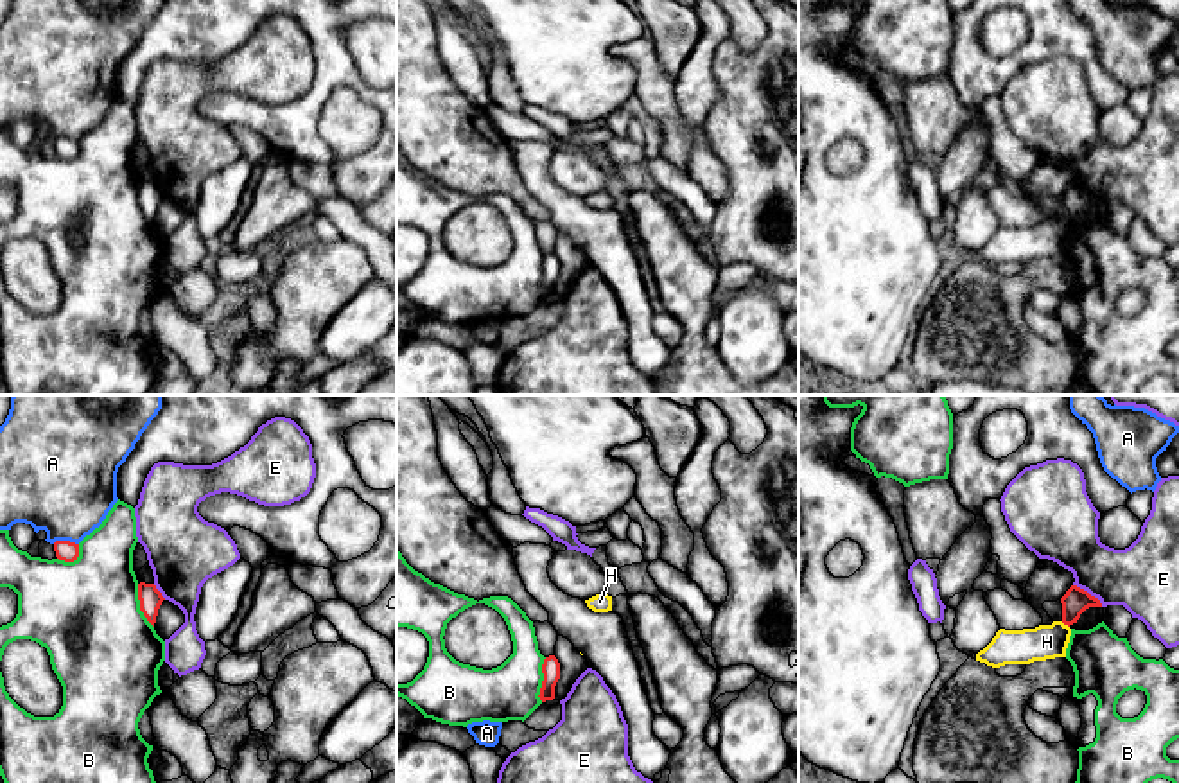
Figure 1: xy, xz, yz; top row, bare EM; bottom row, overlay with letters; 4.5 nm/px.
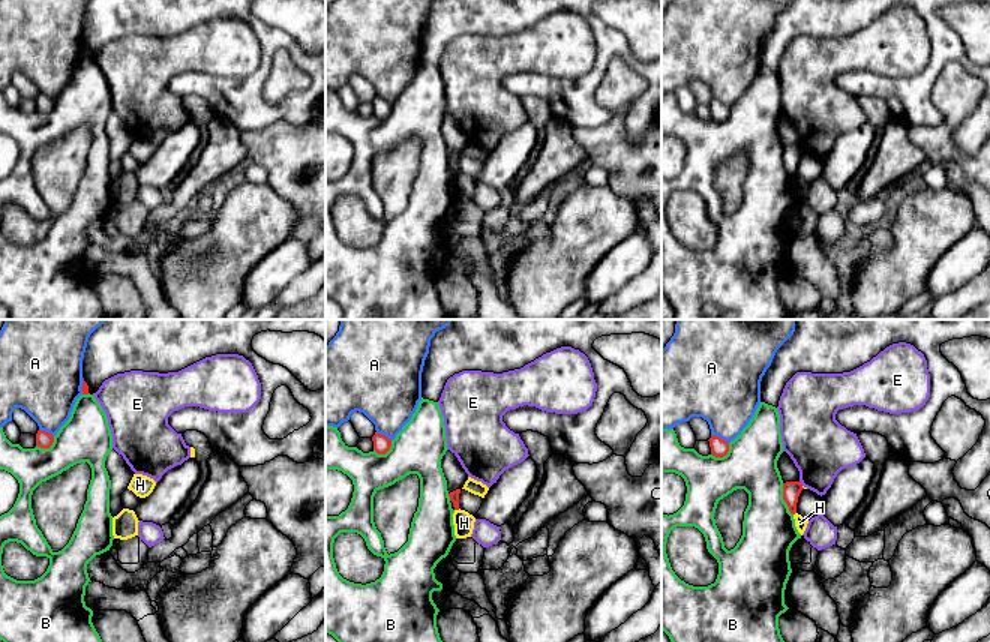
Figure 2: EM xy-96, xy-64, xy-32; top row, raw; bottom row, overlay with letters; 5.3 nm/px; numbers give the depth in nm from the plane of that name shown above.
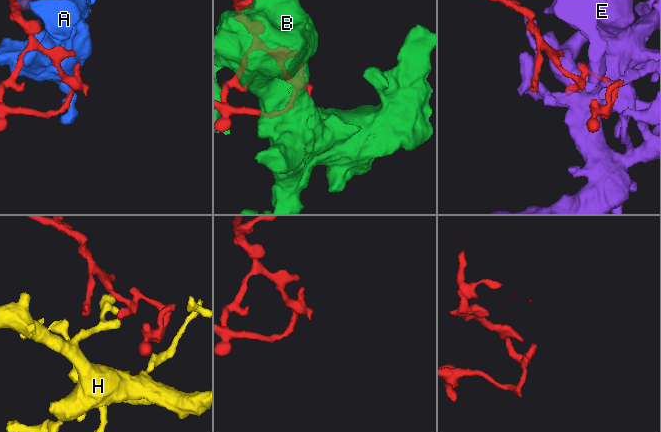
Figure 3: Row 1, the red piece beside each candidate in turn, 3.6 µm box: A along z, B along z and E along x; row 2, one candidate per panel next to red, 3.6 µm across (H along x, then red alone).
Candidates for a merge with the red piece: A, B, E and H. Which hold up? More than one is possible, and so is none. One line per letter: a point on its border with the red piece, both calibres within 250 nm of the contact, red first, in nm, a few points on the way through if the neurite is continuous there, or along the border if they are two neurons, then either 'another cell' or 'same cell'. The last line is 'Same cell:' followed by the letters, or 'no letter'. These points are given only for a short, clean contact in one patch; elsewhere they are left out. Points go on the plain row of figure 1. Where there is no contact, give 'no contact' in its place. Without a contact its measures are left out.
A: meets red in xy at (65, 139); 90 nm thick on the red side, 440 nm on the other; another cell
B: meets red in xz at (544, 277); 80 nm thick on the red side, 260 nm on the other; another cell
E: meets red in yz at (1088, 191); 120 nm thick on the red side, 300 nm on the other; another cell
H: meets red in yz at (1065, 221); 120 nm thick on the red side, 160 nm on the other; another cell
Same cell: no letter

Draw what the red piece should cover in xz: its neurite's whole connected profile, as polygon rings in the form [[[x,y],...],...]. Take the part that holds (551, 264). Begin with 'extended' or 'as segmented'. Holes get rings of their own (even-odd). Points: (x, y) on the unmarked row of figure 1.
as segmented; [[[549,253],[544,257],[542,262],[542,271],[544,271],[544,278],[542,278],[542,286],[540,286],[540,298],[553,298],[555,296],[555,284],[560,277],[560,260],[555,253]]]

